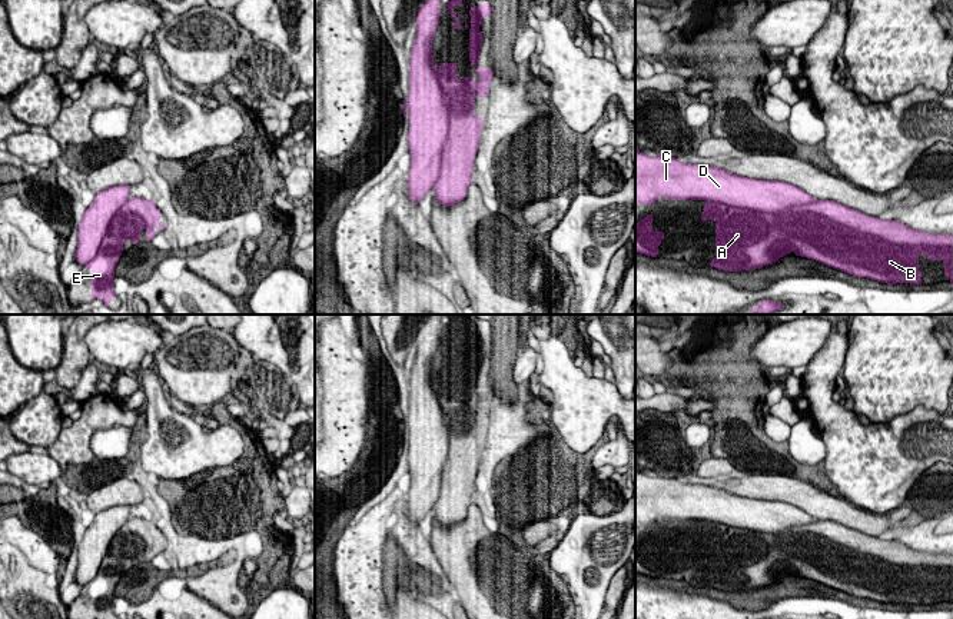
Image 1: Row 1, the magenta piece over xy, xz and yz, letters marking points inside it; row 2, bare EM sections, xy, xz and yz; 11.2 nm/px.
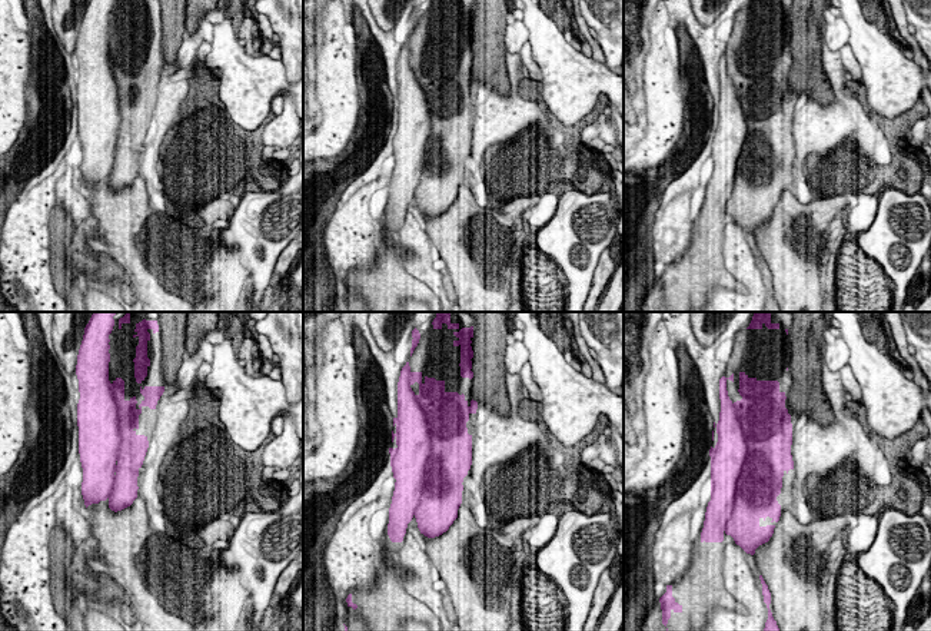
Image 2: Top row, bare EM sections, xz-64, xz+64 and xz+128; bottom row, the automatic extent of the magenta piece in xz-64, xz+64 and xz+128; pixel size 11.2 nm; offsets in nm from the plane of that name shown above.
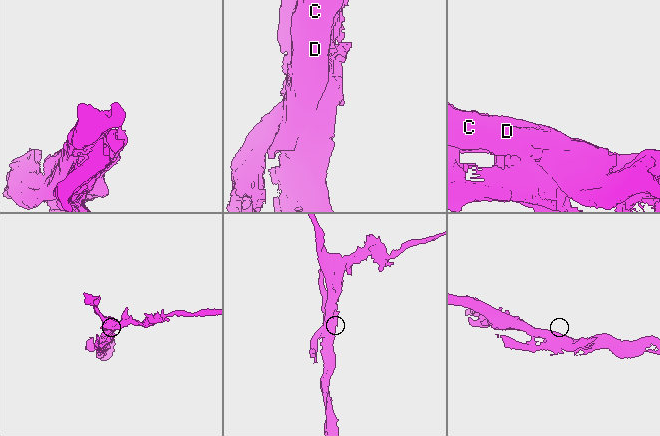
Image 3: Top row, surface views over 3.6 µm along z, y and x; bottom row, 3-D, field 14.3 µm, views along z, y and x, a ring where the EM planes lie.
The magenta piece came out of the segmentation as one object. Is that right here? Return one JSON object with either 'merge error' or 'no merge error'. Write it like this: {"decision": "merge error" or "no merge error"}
{"decision": "merge error"}

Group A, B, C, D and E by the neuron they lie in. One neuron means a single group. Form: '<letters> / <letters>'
A B E / C D

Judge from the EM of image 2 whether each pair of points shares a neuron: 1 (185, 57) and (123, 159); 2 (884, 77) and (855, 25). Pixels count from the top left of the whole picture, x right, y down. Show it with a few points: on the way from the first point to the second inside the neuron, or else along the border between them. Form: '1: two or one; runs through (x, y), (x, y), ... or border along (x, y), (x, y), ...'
1: two; border along (165, 65), (162, 72)
2: one; runs through (883, 65), (865, 37)

